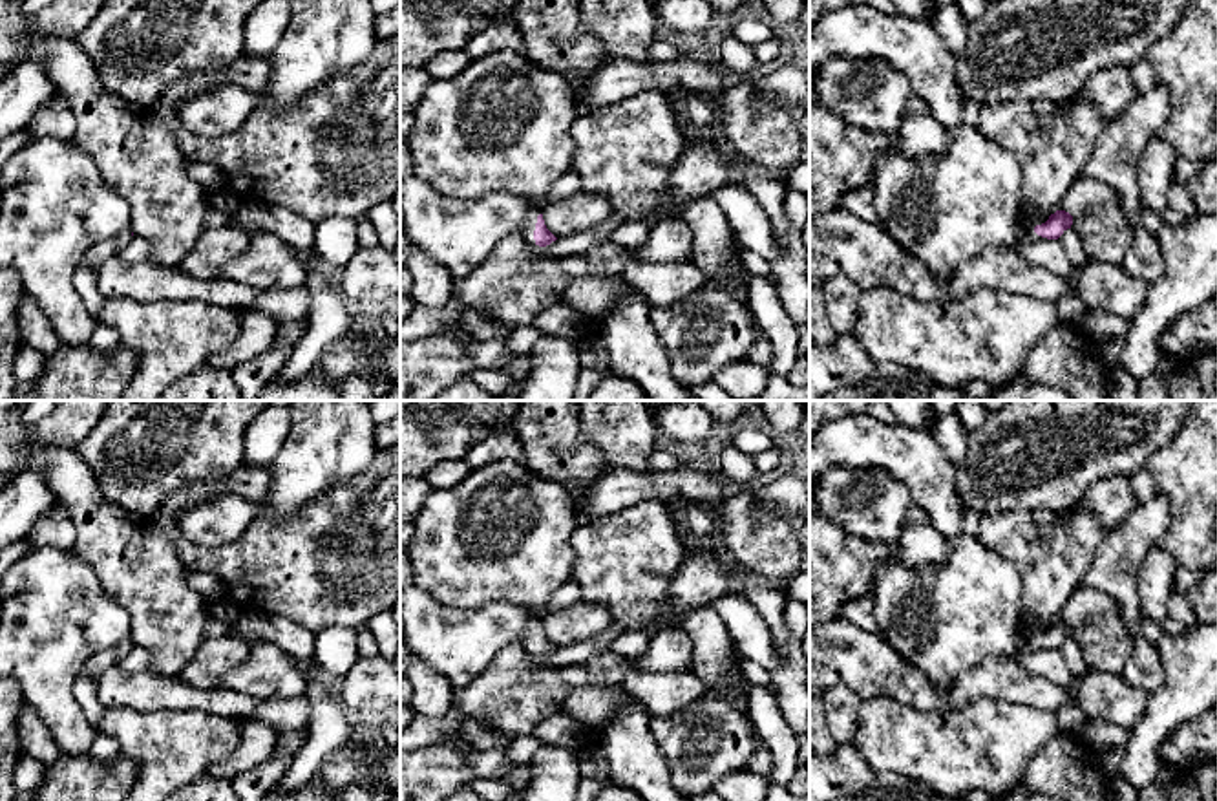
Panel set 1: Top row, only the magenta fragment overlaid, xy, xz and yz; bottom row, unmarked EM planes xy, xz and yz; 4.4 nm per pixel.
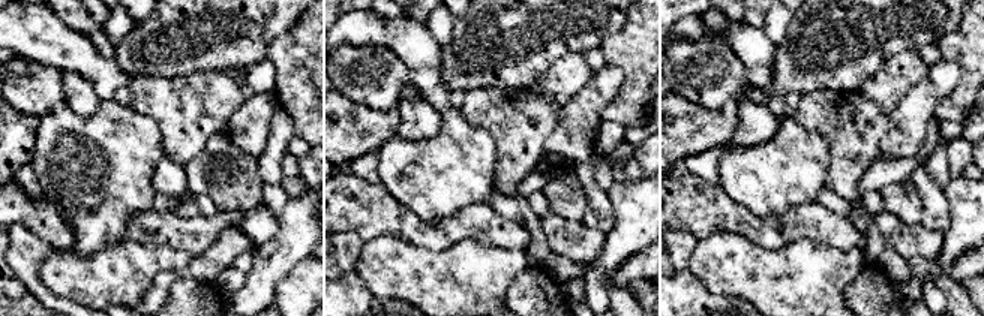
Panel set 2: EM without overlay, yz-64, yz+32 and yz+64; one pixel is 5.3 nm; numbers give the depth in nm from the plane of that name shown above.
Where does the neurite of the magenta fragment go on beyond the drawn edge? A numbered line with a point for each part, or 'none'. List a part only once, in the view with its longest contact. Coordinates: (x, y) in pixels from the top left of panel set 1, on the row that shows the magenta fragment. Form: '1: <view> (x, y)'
1: xz (534, 207)

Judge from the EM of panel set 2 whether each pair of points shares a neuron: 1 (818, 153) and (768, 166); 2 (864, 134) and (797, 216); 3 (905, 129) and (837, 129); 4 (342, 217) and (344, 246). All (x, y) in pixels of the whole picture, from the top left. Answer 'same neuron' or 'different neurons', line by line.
1: same neuron
2: different neurons
3: different neurons
4: different neurons

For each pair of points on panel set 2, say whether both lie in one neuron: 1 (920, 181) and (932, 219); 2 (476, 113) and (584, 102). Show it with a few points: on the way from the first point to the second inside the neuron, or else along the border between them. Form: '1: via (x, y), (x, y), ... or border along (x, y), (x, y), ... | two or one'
1: via (929, 190), (932, 195), (932, 210) | one
2: border along (563, 105), (555, 129), (548, 138) | two

